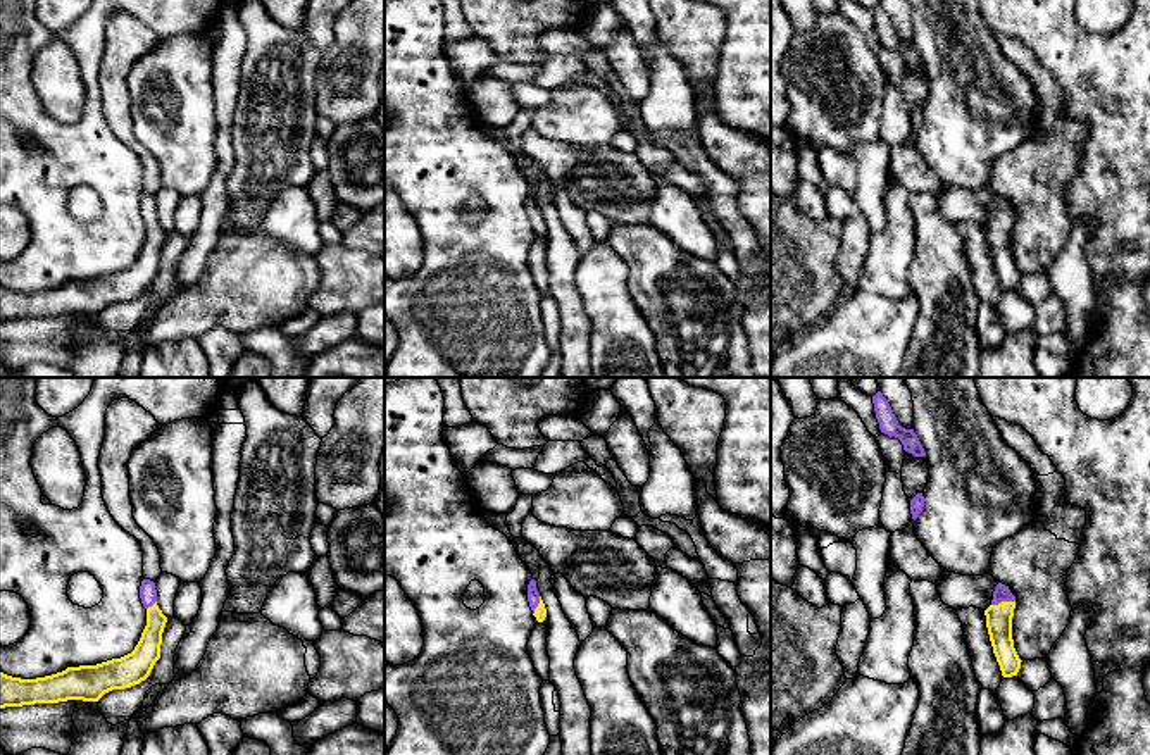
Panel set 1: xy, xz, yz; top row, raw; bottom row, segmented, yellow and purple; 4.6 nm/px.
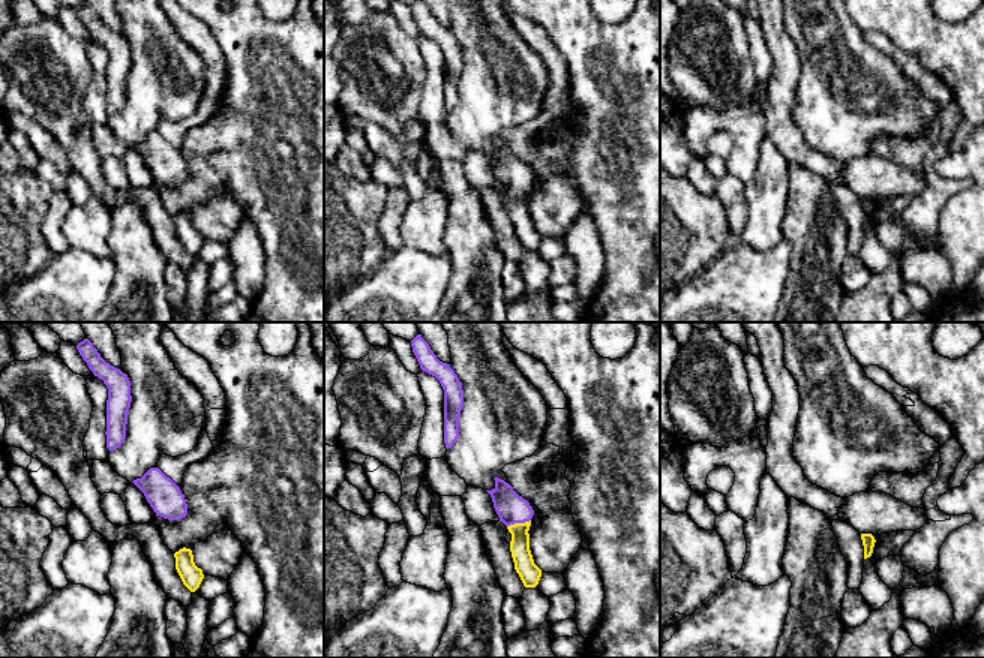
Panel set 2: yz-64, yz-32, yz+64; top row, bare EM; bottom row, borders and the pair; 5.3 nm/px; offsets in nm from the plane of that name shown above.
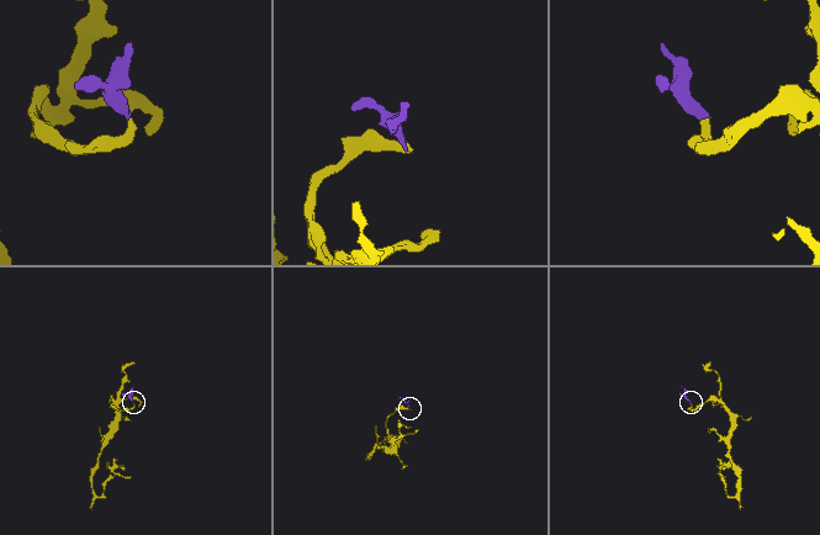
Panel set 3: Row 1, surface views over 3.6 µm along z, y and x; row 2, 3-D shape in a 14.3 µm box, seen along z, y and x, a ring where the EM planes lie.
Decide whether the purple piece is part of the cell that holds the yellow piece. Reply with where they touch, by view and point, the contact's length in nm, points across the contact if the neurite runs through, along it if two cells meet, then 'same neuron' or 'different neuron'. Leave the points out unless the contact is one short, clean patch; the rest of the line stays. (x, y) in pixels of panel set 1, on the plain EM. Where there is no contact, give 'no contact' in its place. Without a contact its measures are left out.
contact yz (1002, 216); length 110 nm; way yz (999, 231), (1002, 216), (1002, 207); same neuron

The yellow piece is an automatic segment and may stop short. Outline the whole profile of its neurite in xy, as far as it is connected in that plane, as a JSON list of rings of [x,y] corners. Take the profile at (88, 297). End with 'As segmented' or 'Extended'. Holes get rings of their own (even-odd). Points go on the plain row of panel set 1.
[[[141,195],[140,212],[147,222],[147,240],[131,267],[97,279],[67,281],[62,286],[36,293],[0,286],[0,322],[67,314],[98,315],[112,303],[131,302],[145,295],[160,272],[167,231],[157,219],[153,195]]]. Extended

